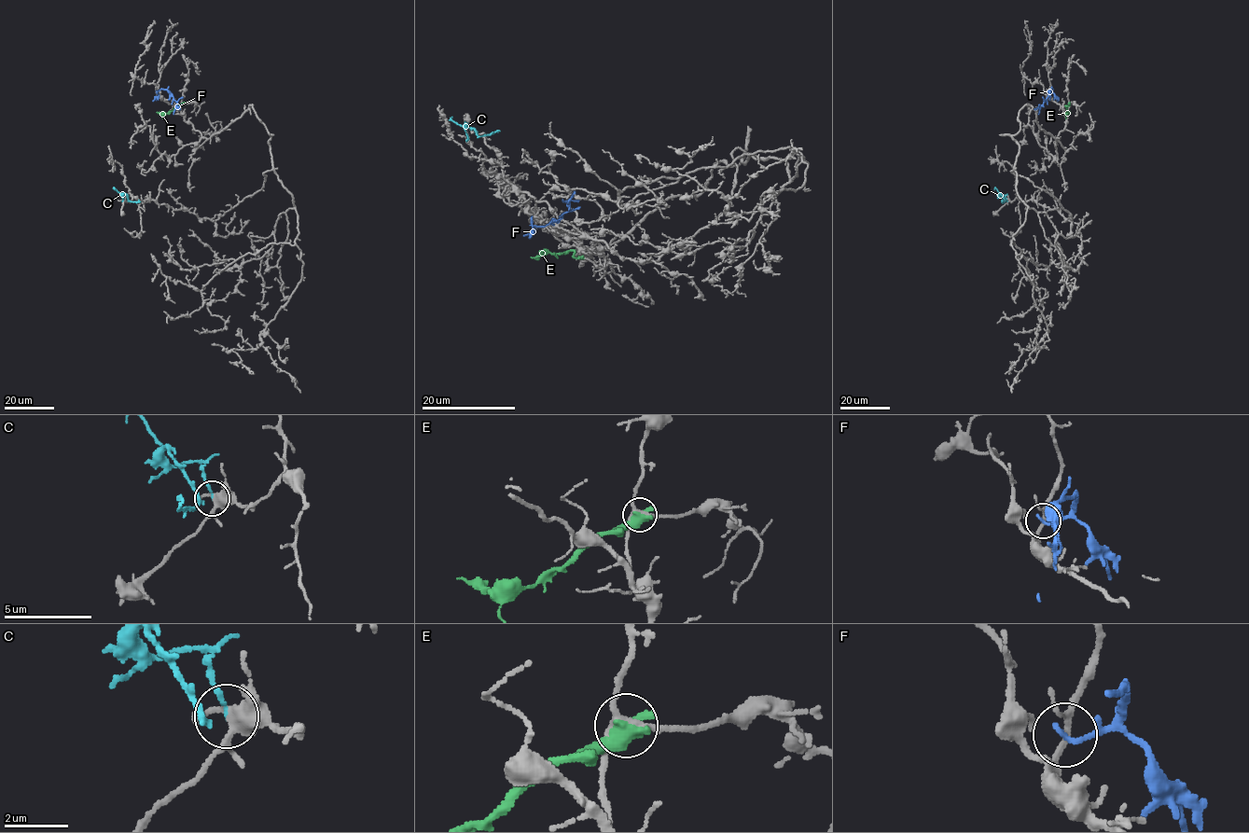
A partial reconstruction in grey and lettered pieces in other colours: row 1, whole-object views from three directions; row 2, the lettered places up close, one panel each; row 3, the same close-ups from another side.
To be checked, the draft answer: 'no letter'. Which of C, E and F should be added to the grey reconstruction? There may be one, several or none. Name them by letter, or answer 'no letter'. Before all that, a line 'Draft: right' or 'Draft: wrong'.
Draft: right
no letter

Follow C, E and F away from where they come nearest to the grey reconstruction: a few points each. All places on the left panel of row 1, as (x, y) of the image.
C: (122, 200), (124, 193), (130, 201), (140, 201)
E: (182, 103), (166, 114), (157, 112)
F: (157, 92), (164, 89), (177, 103), (173, 114)

